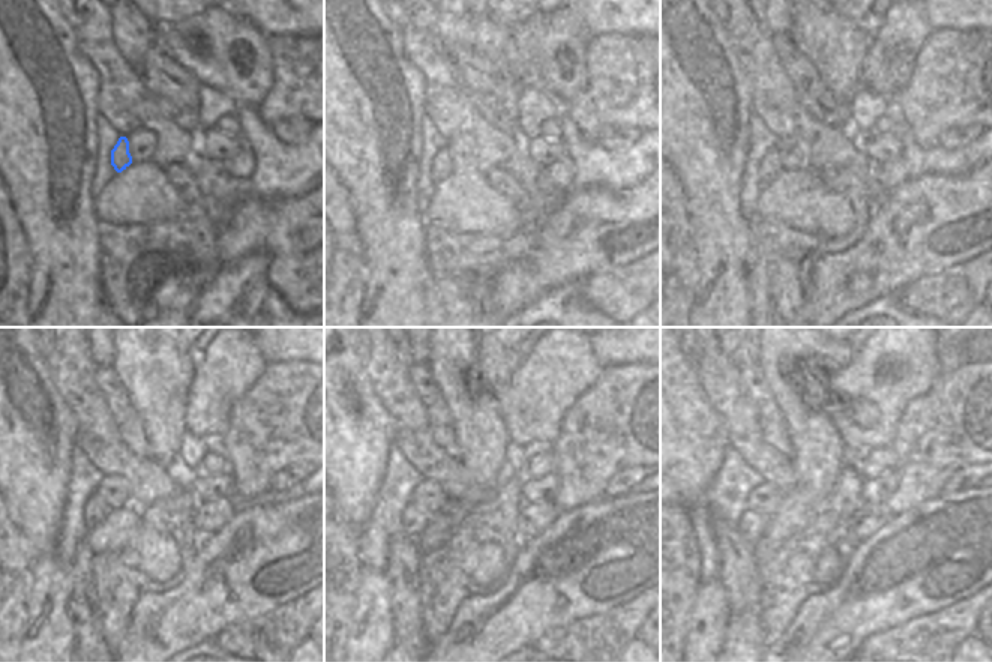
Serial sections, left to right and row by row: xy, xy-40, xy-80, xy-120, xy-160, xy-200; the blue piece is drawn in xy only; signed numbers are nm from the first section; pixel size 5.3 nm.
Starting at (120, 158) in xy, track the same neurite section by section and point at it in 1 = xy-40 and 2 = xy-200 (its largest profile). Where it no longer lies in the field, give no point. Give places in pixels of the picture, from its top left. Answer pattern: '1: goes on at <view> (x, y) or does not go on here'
1: goes on at xy-40 (441, 164)
2: goes on at xy-200 (751, 526)

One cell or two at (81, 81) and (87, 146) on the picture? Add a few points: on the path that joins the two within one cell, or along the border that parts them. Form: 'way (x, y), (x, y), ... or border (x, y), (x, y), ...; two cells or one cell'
way (81, 98), (81, 131); one cell

